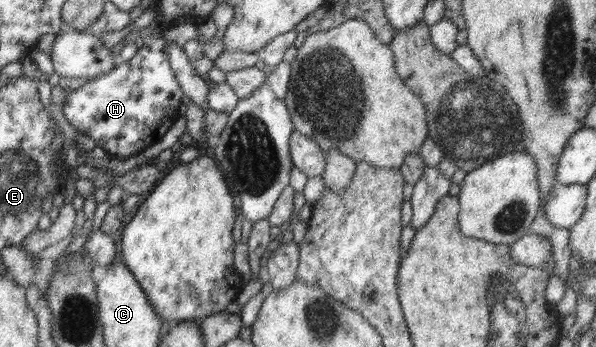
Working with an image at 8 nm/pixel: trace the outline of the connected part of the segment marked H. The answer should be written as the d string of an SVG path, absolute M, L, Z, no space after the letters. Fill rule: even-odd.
M151 34L143 38L143 45L132 59L119 62L108 74L90 79L78 89L68 90L67 101L63 106L63 113L68 122L77 131L90 136L111 158L126 161L129 157L137 156L141 151L151 147L155 141L160 140L180 116L180 99L184 93L170 66L167 43L161 34L160 37Z

